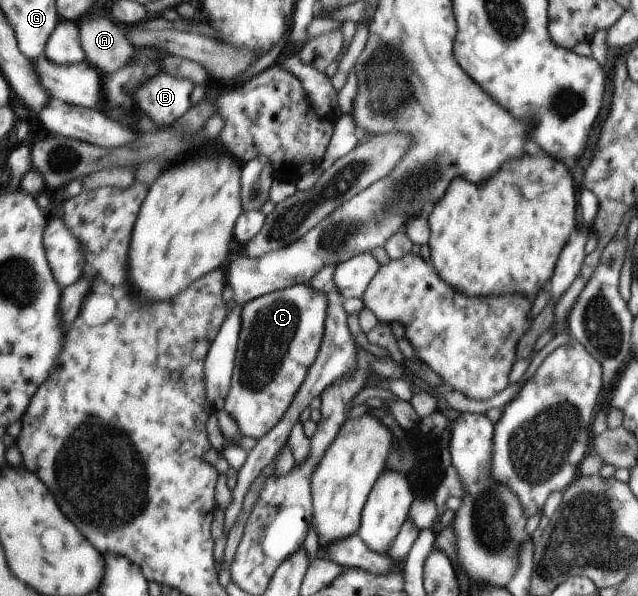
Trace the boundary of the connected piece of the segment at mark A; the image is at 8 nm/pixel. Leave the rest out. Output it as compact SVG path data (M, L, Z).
M100 16L95 19L90 18L87 22L78 23L86 60L98 70L103 70L105 76L125 68L137 56L137 47L128 42L125 30L111 17Z

